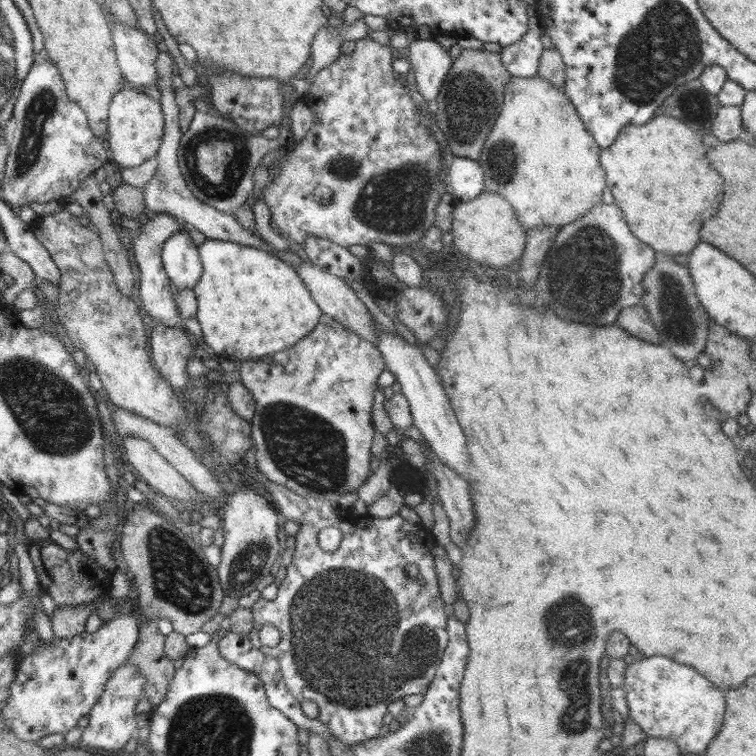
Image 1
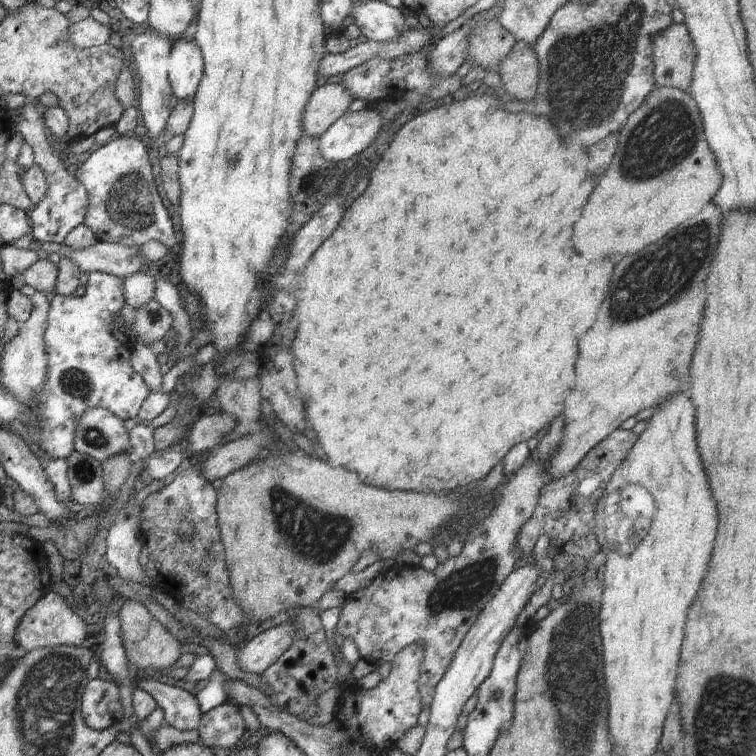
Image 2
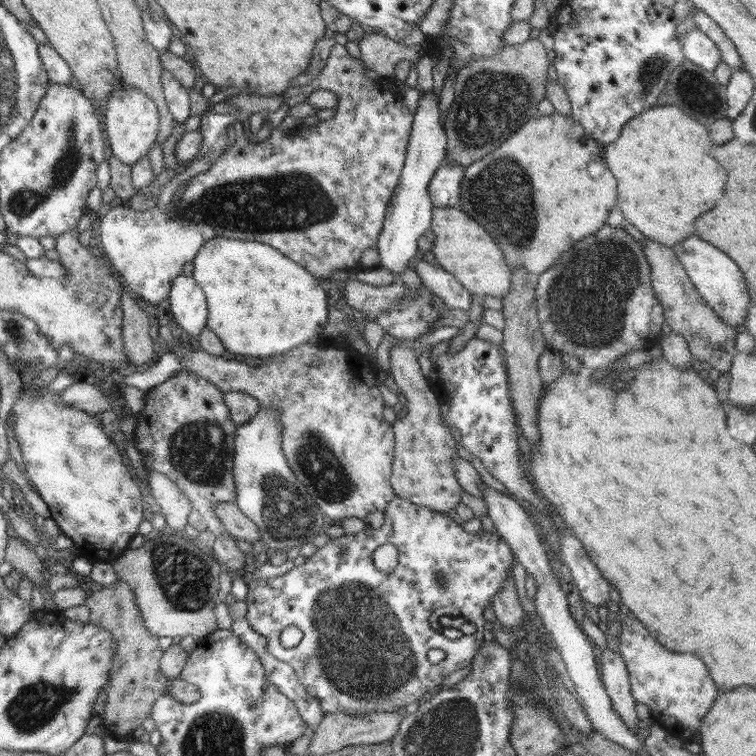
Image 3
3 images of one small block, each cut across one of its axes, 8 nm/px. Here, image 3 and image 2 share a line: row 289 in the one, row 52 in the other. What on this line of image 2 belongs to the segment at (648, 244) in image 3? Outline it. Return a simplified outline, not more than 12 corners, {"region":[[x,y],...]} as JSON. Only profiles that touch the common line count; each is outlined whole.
{"region":[[685,23],[652,36],[656,86],[689,93],[696,50]]}

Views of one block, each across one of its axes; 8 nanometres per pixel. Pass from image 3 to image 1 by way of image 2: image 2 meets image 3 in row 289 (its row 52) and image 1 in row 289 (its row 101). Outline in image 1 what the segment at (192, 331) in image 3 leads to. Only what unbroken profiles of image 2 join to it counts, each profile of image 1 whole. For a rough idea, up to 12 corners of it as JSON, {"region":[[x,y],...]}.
{"region":[[185,231],[162,246],[162,263],[179,290],[203,273],[198,246]]}

